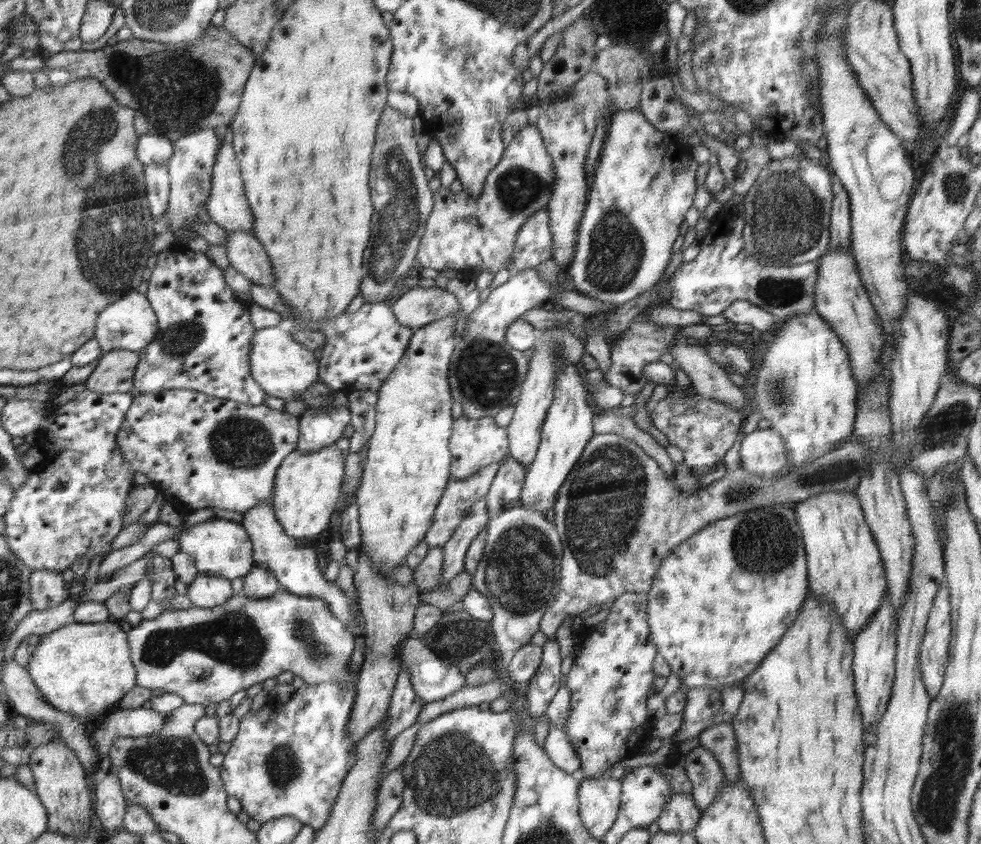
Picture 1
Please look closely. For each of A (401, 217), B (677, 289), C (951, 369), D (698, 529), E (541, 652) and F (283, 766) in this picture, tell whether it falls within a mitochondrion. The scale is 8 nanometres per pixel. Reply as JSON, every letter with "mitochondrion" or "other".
{"A":"mitochondrion","B":"other","C":"other","D":"other","E":"other","F":"mitochondrion"}

